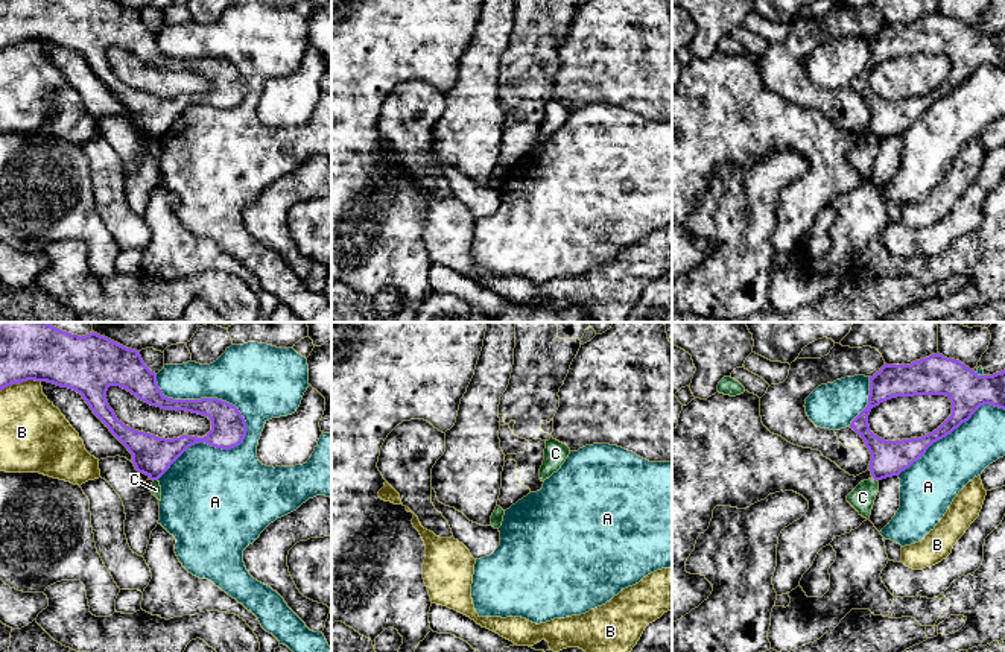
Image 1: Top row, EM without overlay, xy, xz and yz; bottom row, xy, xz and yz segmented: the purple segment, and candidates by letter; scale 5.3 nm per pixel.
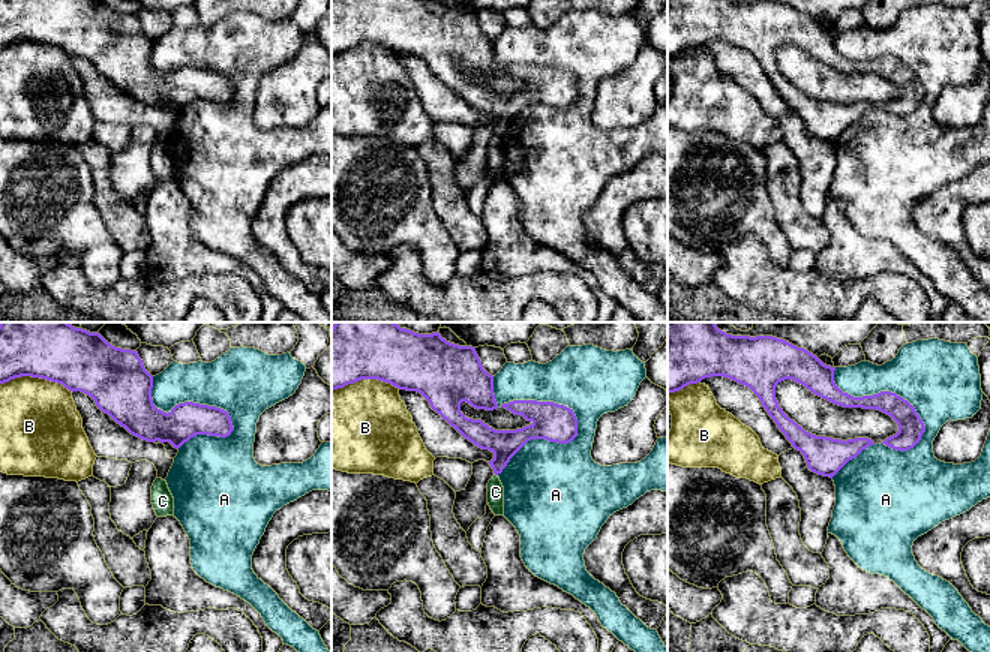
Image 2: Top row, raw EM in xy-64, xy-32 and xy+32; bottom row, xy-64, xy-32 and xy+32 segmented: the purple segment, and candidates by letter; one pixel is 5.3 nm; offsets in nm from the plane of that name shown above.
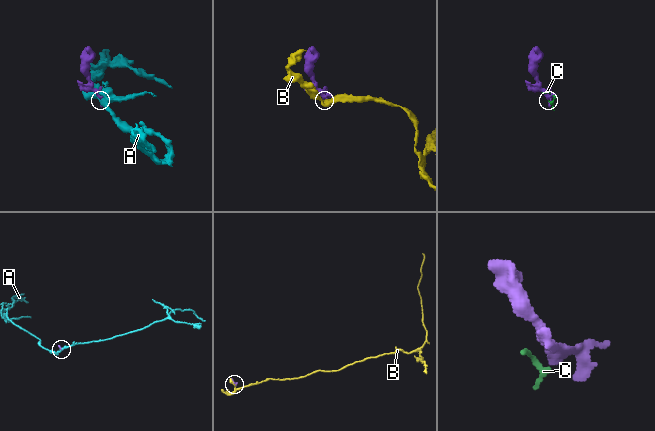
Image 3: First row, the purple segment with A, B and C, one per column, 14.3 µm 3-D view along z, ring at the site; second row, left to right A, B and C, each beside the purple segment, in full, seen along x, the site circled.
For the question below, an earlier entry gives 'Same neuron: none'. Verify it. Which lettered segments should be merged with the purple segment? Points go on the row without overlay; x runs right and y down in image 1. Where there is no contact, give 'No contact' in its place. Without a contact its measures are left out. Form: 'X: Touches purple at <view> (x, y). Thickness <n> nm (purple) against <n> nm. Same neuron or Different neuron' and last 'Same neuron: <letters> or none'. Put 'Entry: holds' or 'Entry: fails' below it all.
A: Touches purple at xy (215, 105). Thickness 190 nm (purple) against 480 nm. Different neuron
B: Touches purple at xy (20, 41). Thickness 240 nm (purple) against 340 nm. Different neuron
C: Touches purple at xy (155, 139). Thickness 200 nm (purple) against 60 nm. Different neuron
Same neuron: none
Entry: holds

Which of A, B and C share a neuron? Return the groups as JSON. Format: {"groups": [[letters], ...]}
{"groups": [["A"], ["B"], ["C"]]}

